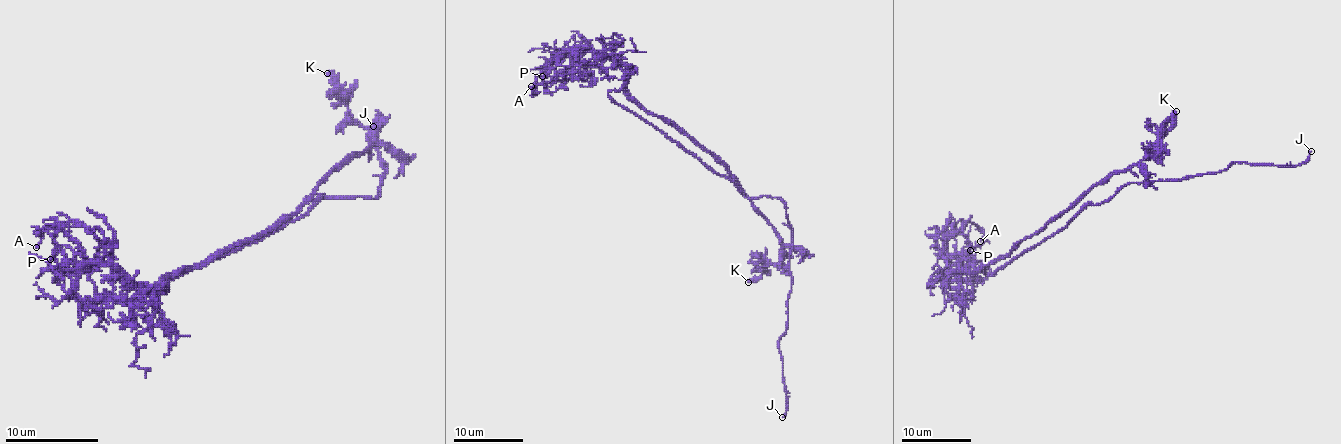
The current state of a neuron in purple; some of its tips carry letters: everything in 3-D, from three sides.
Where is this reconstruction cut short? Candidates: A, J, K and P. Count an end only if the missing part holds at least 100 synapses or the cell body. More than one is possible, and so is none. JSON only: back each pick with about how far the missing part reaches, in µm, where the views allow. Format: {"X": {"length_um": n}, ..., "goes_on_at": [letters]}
{"J": {"length_um": 8}, "goes_on_at": ["J"]}

